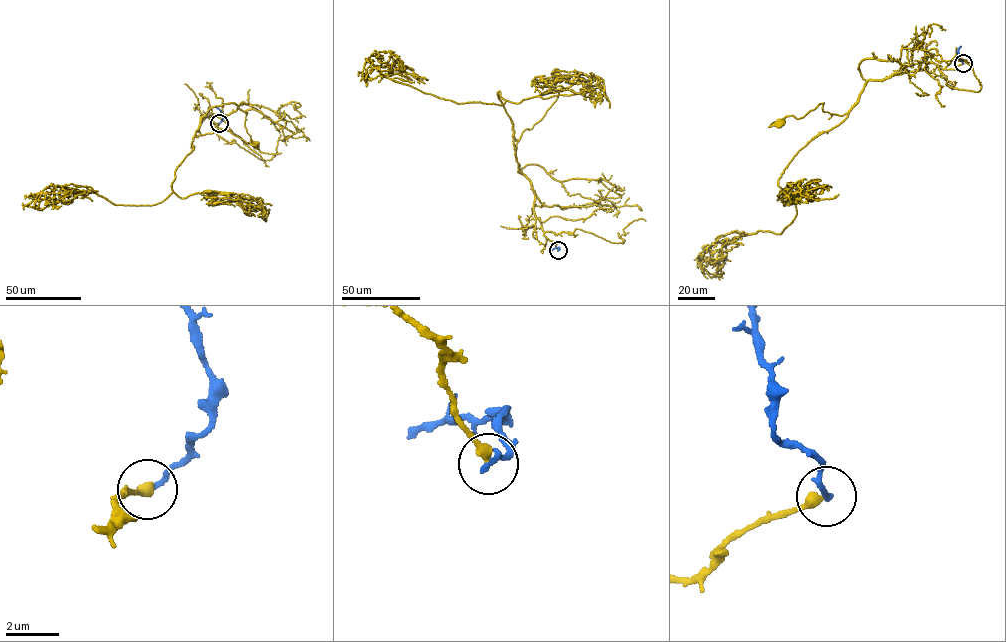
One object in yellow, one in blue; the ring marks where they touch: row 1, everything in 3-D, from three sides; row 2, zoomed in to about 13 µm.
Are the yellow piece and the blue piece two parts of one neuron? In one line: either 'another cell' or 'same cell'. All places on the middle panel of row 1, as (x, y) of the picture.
another cell

